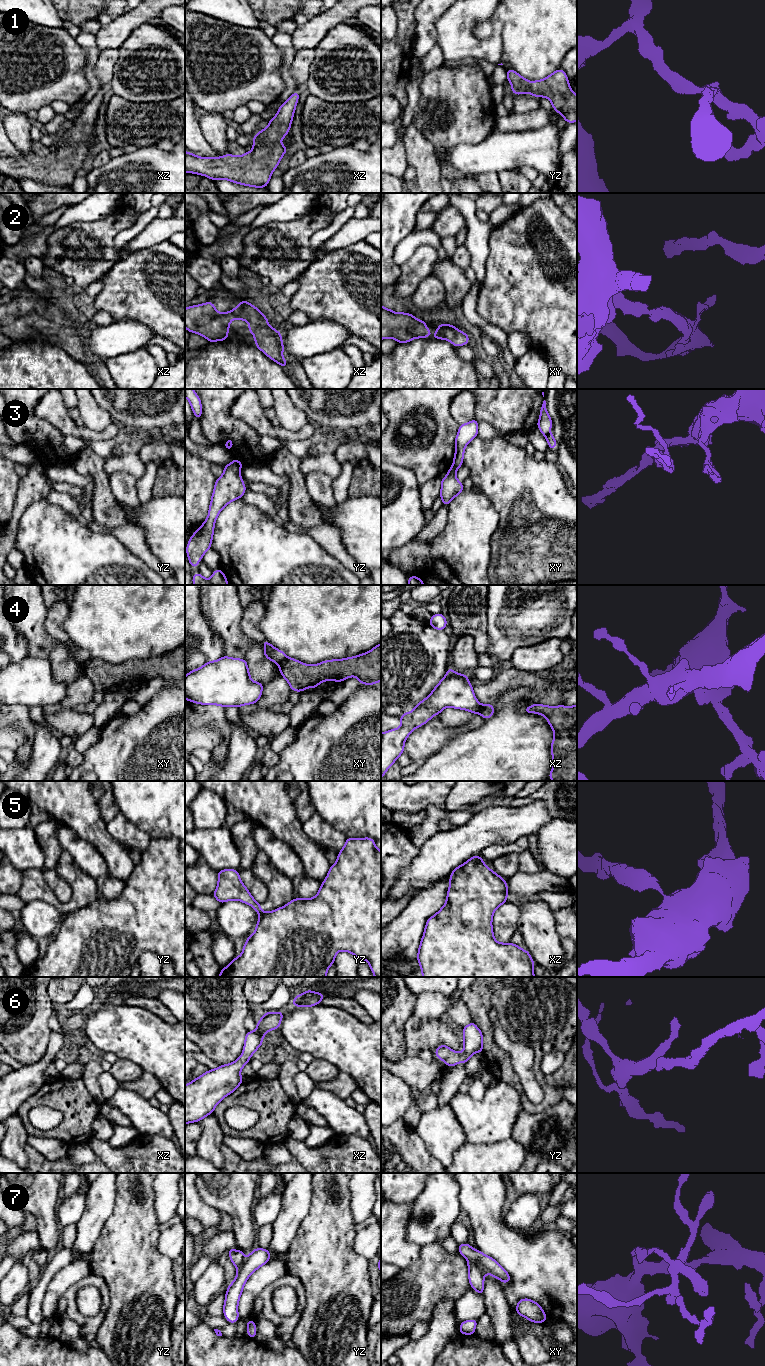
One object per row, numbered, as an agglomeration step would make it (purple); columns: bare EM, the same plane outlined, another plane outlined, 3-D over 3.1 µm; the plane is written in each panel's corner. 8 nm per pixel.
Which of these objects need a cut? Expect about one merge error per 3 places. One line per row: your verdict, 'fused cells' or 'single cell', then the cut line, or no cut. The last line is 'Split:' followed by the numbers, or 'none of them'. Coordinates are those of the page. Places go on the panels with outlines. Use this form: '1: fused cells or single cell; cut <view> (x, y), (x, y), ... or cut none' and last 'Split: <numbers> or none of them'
1: single cell; cut none
2: single cell; cut none
3: fused cells; cut xy (453, 464), (457, 468)
4: fused cells; cut xy (286, 657), (278, 664)
5: fused cells; cut yz (264, 912), (260, 915)
6: single cell; cut none
7: fused cells; cut xy (468, 1262), (477, 1264), (485, 1272)
Split: 3, 4, 5, 7

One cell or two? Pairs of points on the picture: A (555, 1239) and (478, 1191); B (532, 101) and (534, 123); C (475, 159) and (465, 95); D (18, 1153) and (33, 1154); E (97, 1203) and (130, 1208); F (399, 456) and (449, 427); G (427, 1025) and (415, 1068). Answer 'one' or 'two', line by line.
A: one
B: two
C: two
D: two
E: two
F: one
G: one

